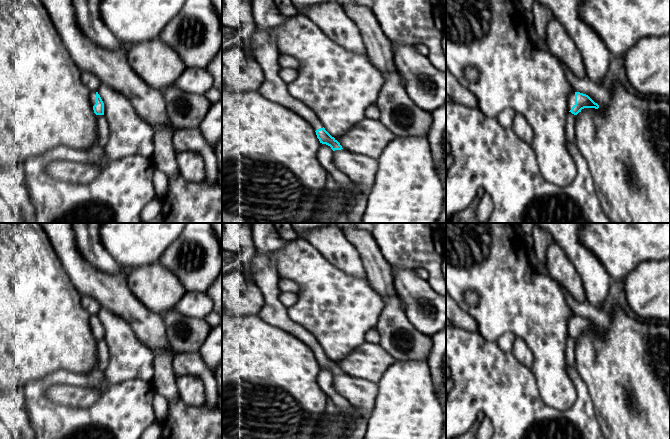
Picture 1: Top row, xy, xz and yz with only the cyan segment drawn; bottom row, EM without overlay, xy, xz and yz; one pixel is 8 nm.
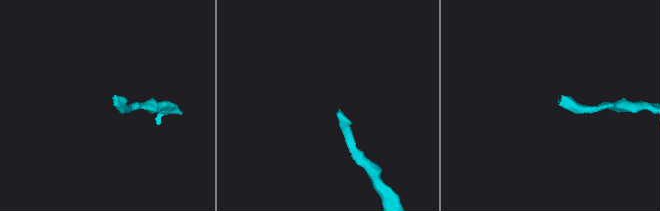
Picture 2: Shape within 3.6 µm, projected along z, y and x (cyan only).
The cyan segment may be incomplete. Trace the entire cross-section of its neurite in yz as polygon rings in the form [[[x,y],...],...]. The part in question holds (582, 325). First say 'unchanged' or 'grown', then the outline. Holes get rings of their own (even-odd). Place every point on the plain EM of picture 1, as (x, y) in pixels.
grown; [[[575,315],[569,319],[568,328],[569,336],[574,339],[577,339],[584,332],[599,332],[599,329],[595,327],[588,319]]]

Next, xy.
grown; [[[91,315],[89,323],[96,339],[104,339],[104,327],[96,315]]]

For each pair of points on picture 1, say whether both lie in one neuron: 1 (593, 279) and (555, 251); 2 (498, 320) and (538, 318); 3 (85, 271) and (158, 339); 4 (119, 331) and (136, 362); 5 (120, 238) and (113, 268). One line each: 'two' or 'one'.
1: two
2: one
3: one
4: one
5: two

